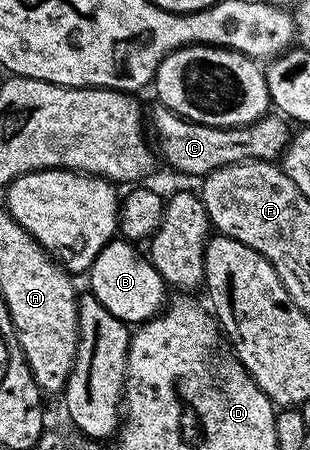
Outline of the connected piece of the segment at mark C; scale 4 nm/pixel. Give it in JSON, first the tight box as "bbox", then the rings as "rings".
{"bbox":[150,106,290,178],"rings":[[[156,106],[156,109],[150,112],[150,128],[151,131],[152,128],[156,131],[155,143],[163,163],[165,160],[182,175],[197,178],[209,176],[216,168],[237,164],[243,160],[279,161],[290,139],[289,121],[279,114],[269,114],[253,124],[244,124],[241,128],[215,128],[188,120],[169,108]]]}

